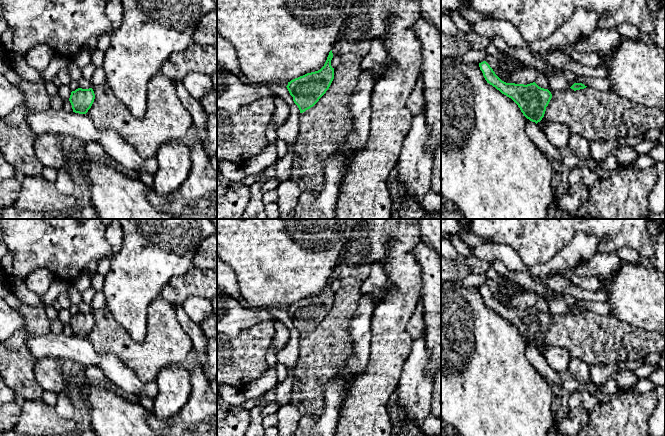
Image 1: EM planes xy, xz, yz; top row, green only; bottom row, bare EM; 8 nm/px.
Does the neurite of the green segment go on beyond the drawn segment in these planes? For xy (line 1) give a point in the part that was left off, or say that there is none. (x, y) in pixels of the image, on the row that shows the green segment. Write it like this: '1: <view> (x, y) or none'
1: none

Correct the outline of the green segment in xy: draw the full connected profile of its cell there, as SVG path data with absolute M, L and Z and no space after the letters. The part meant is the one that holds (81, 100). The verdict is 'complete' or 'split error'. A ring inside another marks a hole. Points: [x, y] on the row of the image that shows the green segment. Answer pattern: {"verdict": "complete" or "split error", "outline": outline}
{"verdict": "complete", "outline": "M78 88L71 92L69 101L72 105L73 112L86 114L91 108L95 99L95 94L92 88Z"}

